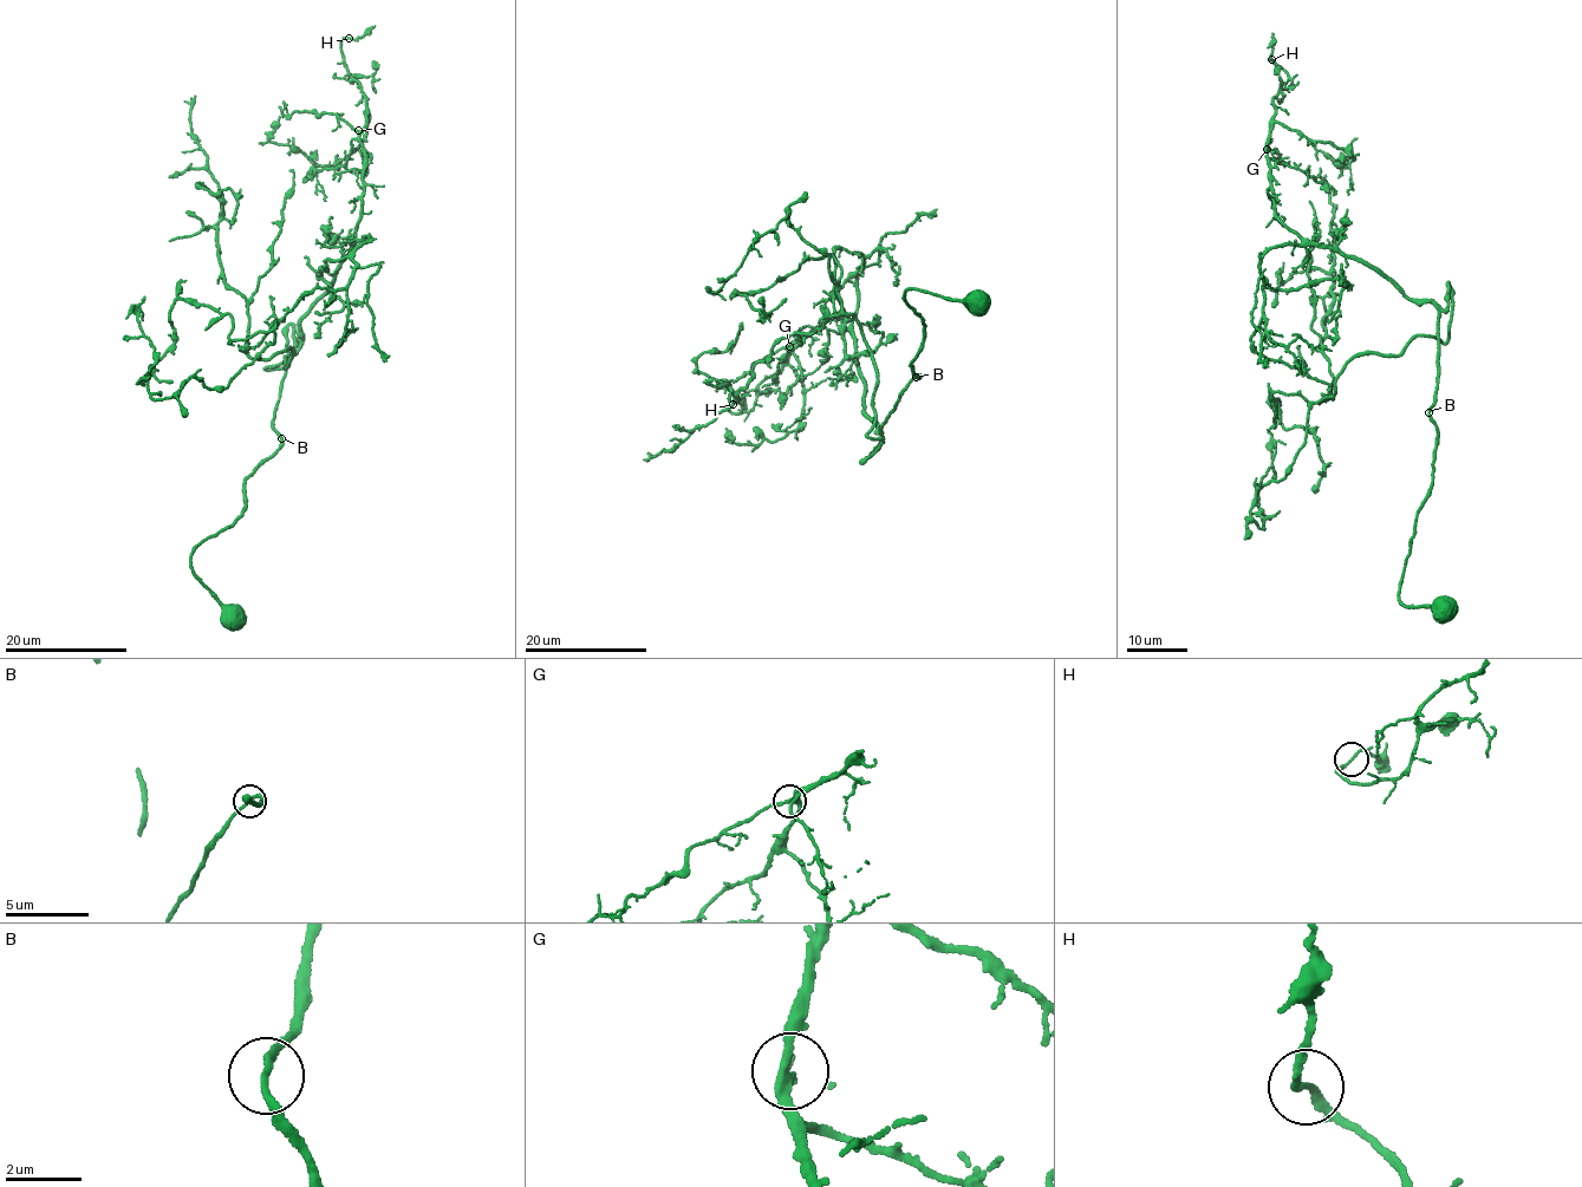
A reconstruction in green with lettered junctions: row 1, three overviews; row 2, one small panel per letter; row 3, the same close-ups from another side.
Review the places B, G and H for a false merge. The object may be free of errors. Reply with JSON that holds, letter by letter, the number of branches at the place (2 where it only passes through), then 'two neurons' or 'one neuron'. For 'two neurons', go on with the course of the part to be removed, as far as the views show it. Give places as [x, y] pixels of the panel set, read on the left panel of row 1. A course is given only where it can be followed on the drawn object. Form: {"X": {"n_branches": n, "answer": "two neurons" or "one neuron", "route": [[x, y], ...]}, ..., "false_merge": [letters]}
{"B": {"n_branches": 2, "answer": "one neuron"}, "G": {"n_branches": 3, "answer": "one neuron"}, "H": {"n_branches": 2, "answer": "one neuron"}, "false_merge": []}

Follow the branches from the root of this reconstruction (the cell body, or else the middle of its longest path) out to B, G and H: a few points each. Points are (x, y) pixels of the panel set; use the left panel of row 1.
B: (234, 613), (197, 579), (190, 554), (240, 515), (245, 500), (245, 480), (275, 452), (280, 437)
G: (234, 613), (190, 554), (240, 515), (245, 480), (279, 449), (274, 411), (300, 321), (357, 242), (358, 130)
H: (234, 613), (190, 554), (279, 449), (300, 321), (357, 242), (366, 102), (349, 39)

